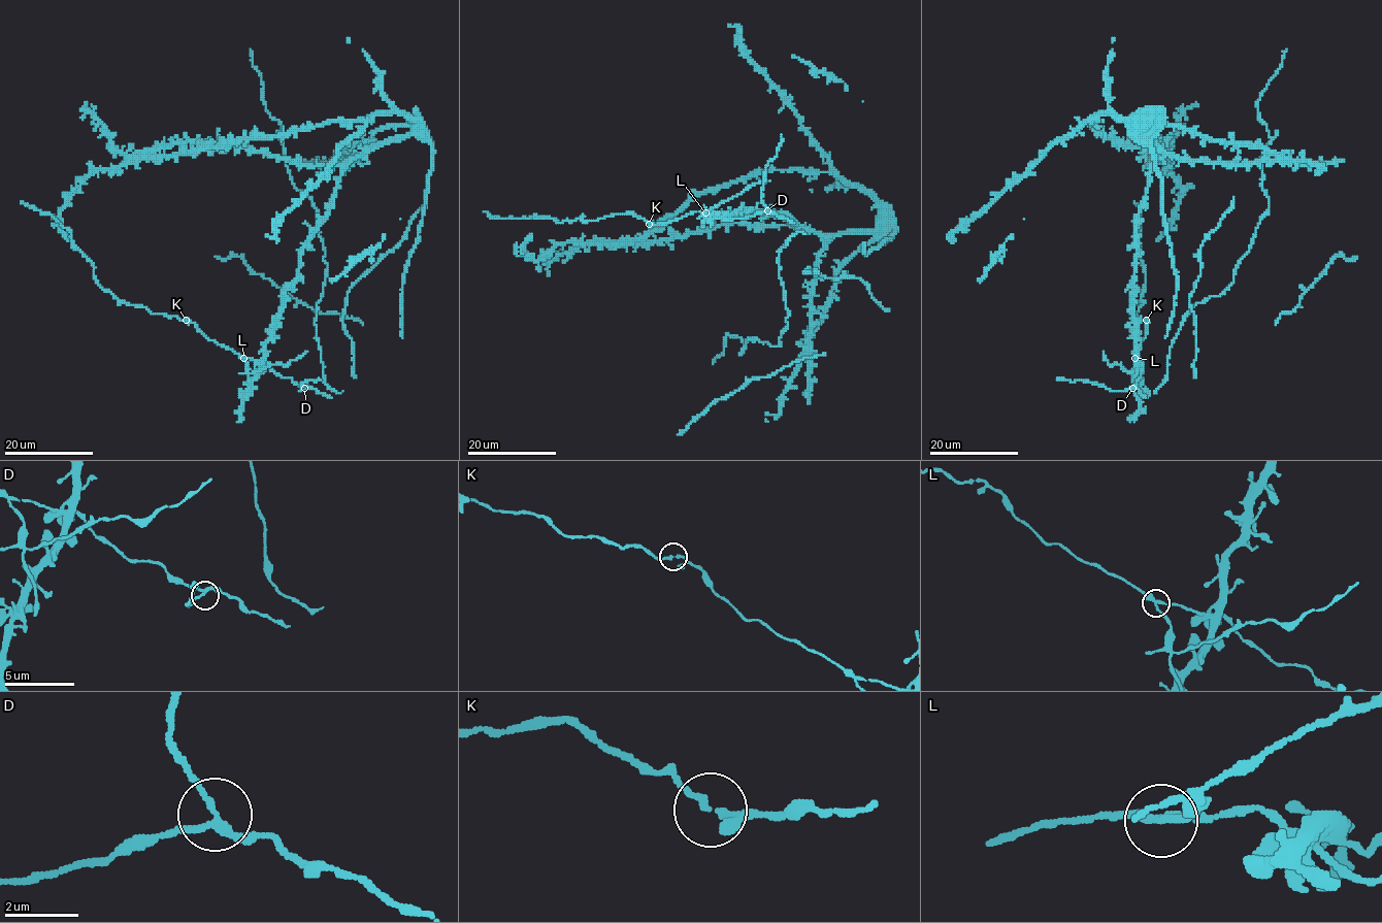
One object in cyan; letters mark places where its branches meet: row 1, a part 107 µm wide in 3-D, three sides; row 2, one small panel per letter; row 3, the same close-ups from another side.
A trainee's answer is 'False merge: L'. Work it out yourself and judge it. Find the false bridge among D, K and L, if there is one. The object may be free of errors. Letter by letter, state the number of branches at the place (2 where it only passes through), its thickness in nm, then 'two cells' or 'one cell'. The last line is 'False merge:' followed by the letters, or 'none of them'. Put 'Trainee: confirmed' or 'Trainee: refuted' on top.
Trainee: confirmed
D: 3 branches meet; 170 nm thick; one cell
K: 3 branches meet; 150 nm thick; one cell
L: 3 branches meet; 190 nm thick; two cells
False merge: L

